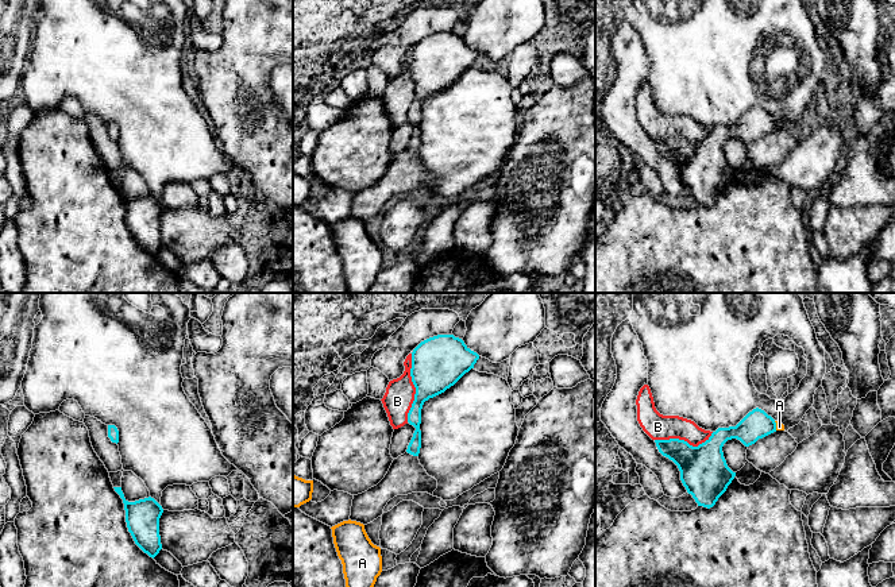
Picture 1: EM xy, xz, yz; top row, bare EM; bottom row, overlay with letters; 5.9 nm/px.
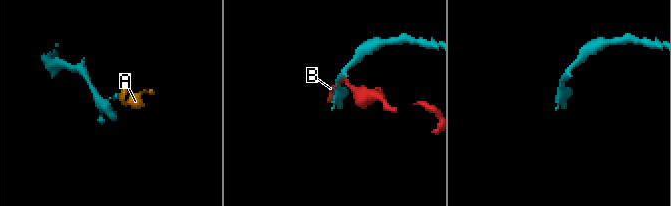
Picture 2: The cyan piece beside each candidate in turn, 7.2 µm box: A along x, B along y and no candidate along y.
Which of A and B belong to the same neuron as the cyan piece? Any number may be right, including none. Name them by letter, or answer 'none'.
A

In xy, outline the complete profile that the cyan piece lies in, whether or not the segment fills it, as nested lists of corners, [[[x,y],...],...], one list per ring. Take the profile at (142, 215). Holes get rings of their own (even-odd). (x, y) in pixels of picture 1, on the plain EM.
[[[113,185],[120,193],[126,208],[126,220],[135,242],[150,255],[155,255],[162,247],[159,233],[159,216],[162,204],[151,194],[128,200],[121,185]]]

